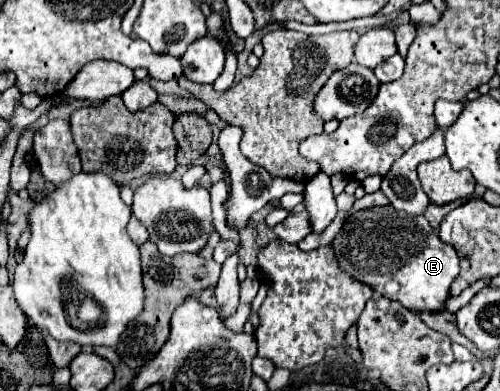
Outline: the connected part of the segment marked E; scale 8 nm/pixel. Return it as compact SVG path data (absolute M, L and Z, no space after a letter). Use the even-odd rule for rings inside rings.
M392 205L352 213L330 247L344 273L372 287L376 293L402 303L410 311L442 311L450 285L458 275L458 255L454 247L440 241L426 217L396 211ZM394 281L400 289L390 295L388 285Z

